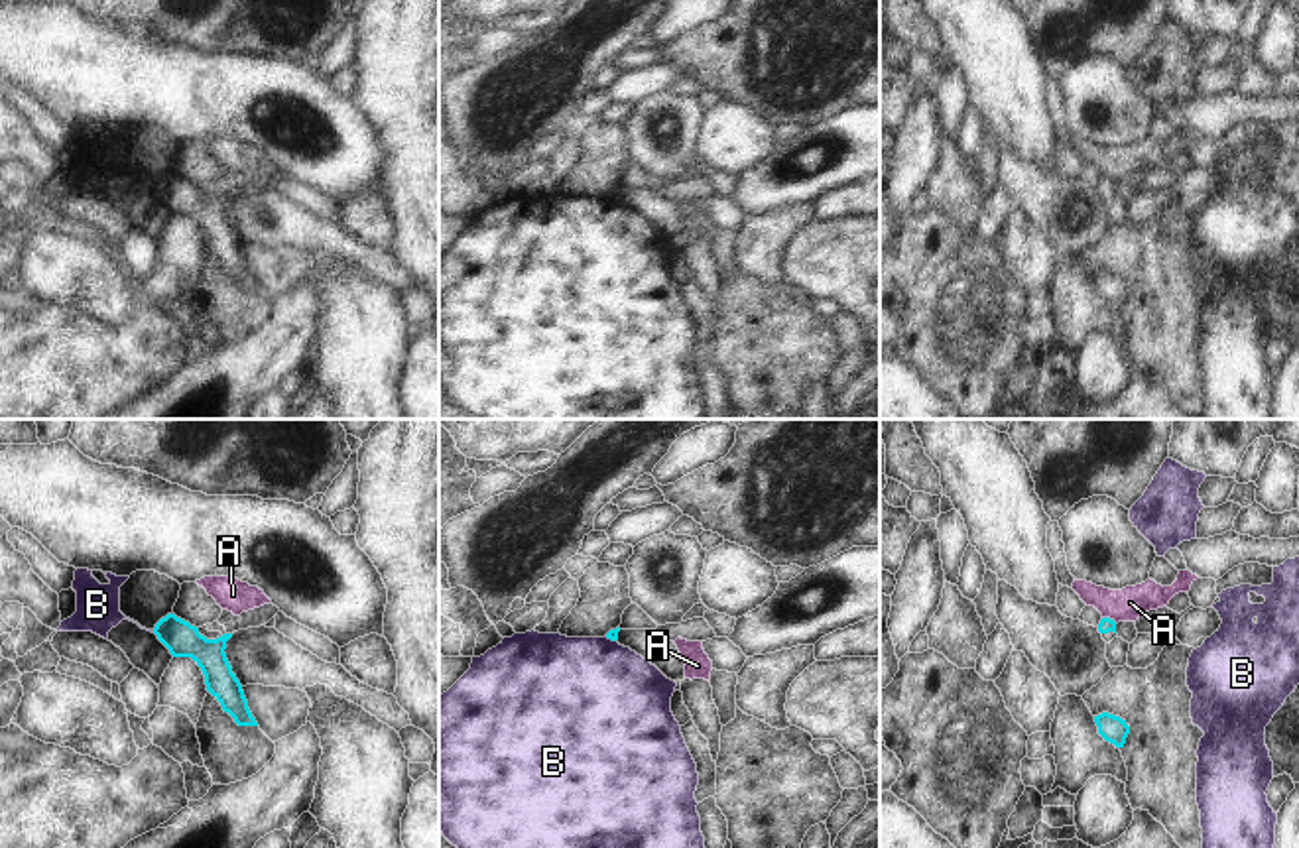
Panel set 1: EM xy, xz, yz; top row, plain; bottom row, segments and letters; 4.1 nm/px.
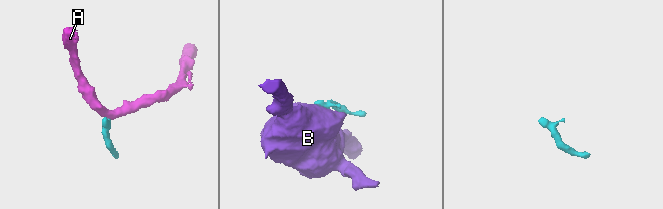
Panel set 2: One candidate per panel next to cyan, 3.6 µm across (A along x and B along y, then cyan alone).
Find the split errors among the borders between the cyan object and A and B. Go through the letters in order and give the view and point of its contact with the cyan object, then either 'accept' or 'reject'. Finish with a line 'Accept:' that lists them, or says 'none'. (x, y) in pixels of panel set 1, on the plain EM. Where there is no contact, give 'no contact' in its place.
A: yz (1109, 178) | reject
B: xz (611, 197) | reject
Accept: none

